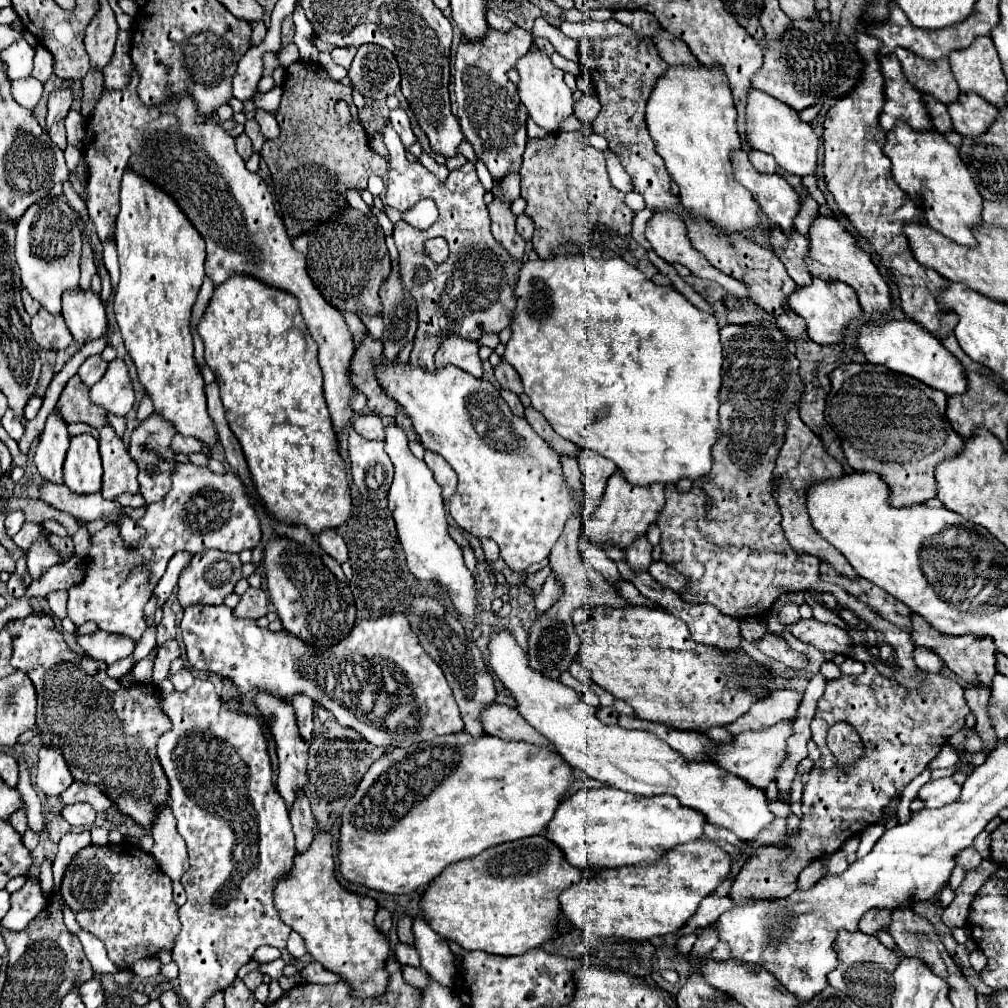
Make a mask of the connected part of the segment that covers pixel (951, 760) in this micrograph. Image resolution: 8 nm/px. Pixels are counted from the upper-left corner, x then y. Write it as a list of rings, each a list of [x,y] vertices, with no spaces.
[[[945,744],[941,748],[941,752],[937,754],[937,758],[933,762],[929,762],[929,768],[931,770],[933,768],[951,768],[951,766],[955,766],[959,762],[959,758],[961,758],[961,754],[955,752],[955,748],[951,748],[951,744]]]

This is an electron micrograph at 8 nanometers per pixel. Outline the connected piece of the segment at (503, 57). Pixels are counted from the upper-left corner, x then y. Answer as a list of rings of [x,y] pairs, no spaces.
[[[515,28],[511,32],[491,30],[481,42],[461,42],[455,62],[455,96],[459,104],[459,124],[465,138],[471,142],[479,160],[485,162],[487,170],[495,180],[509,174],[517,174],[521,168],[521,154],[527,146],[527,110],[517,96],[517,86],[509,80],[507,72],[517,64],[517,60],[527,54],[533,42],[533,34]]]

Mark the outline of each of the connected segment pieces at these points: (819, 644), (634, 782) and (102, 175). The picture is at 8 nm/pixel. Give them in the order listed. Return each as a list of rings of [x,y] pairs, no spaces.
[[[771,612],[767,626],[775,634],[779,634],[781,630],[789,630],[801,642],[811,644],[811,646],[819,648],[821,652],[847,654],[847,656],[851,654],[851,638],[847,636],[847,632],[843,632],[843,628],[837,628],[835,624],[823,624],[823,622],[815,622],[815,620],[799,620],[797,624],[783,626],[777,620],[777,612]]]
[[[491,628],[487,650],[489,666],[515,698],[517,712],[555,746],[571,768],[581,768],[591,778],[631,794],[675,796],[683,806],[703,812],[709,824],[725,828],[745,842],[753,842],[775,820],[765,790],[751,788],[751,784],[739,780],[739,776],[731,776],[731,772],[723,772],[713,762],[689,762],[649,732],[623,730],[599,722],[597,710],[583,702],[573,688],[529,666],[527,652],[517,644],[511,630]]]
[[[137,72],[131,78],[131,84],[125,90],[113,90],[103,92],[101,100],[97,102],[95,114],[91,122],[87,122],[87,138],[85,138],[85,156],[89,162],[89,202],[87,212],[95,226],[95,232],[99,240],[105,240],[107,236],[113,236],[115,230],[115,214],[119,206],[119,184],[121,174],[127,166],[131,166],[135,172],[143,174],[145,178],[159,184],[165,192],[169,192],[183,212],[187,212],[187,218],[191,224],[199,230],[199,234],[207,242],[207,262],[205,270],[209,272],[213,284],[225,282],[233,272],[245,272],[251,274],[265,284],[271,284],[275,288],[287,290],[299,298],[299,308],[303,314],[303,320],[307,324],[307,330],[311,332],[313,340],[319,346],[319,364],[325,378],[325,398],[331,412],[335,434],[341,436],[345,428],[349,428],[353,418],[353,408],[349,400],[357,394],[355,388],[351,388],[351,372],[347,372],[347,366],[351,366],[351,356],[355,354],[351,332],[345,324],[345,318],[329,306],[319,290],[313,286],[305,260],[299,252],[293,250],[291,238],[285,232],[283,220],[277,216],[273,198],[269,194],[267,184],[257,172],[249,172],[245,166],[245,160],[235,150],[235,140],[217,124],[217,118],[205,118],[199,116],[195,110],[195,102],[191,98],[177,98],[173,104],[165,106],[145,106],[137,98]]]

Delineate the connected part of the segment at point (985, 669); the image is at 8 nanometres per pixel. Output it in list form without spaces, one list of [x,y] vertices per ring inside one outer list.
[[[913,616],[911,620],[913,620],[911,636],[915,640],[915,646],[925,646],[925,648],[937,652],[945,660],[947,668],[953,670],[967,684],[973,684],[973,686],[983,684],[983,686],[991,688],[991,678],[997,674],[997,658],[995,658],[997,648],[991,640],[979,640],[971,634],[967,634],[967,636],[945,636],[943,632],[931,628],[931,624],[927,624],[921,616]]]

